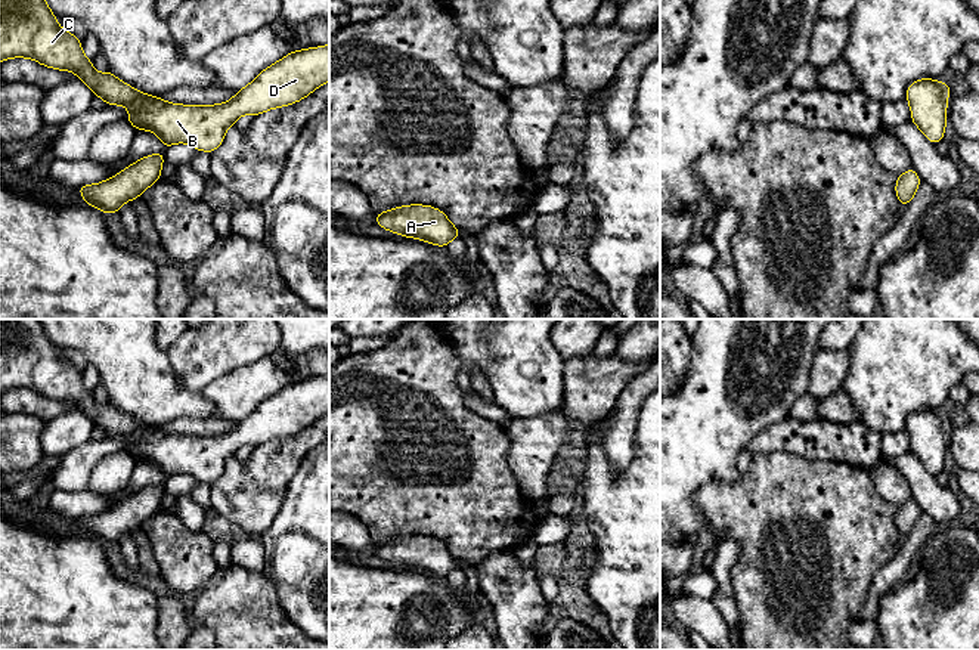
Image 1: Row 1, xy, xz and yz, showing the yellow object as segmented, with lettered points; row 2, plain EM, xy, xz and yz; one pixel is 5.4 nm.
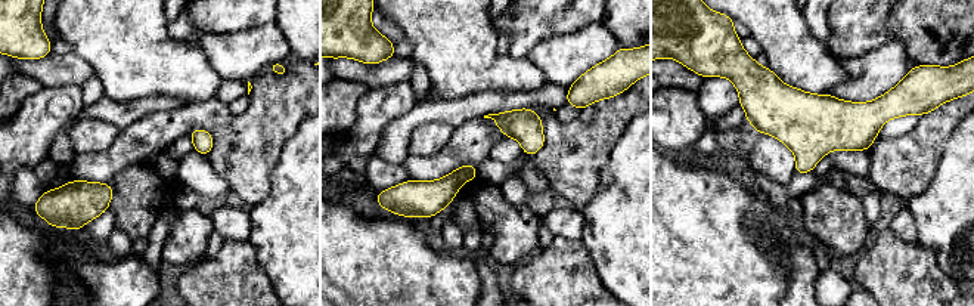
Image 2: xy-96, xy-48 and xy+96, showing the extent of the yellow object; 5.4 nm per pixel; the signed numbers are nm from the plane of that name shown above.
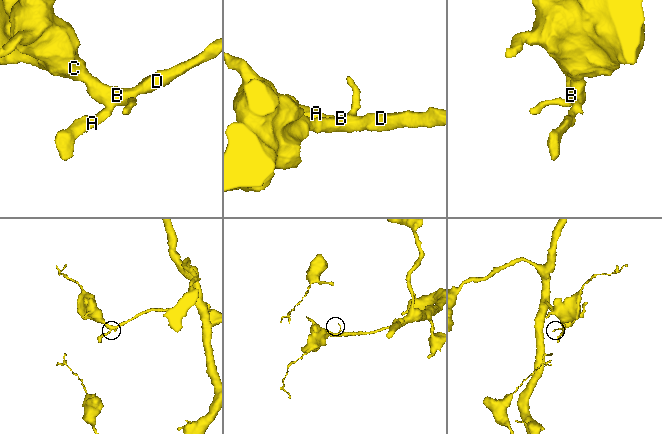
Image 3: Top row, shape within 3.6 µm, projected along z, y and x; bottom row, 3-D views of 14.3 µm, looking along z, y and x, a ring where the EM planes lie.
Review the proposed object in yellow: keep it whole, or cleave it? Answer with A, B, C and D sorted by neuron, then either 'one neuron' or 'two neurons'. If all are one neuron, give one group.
A B C D | one neuron

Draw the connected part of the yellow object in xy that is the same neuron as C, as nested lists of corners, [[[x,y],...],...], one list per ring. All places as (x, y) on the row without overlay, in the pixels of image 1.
[[[0,319],[0,393],[10,389],[34,390],[43,397],[75,403],[77,409],[84,412],[95,427],[105,431],[105,436],[127,437],[130,440],[130,446],[126,452],[128,452],[136,461],[155,462],[164,474],[164,480],[174,474],[189,474],[196,482],[210,485],[220,479],[224,471],[226,461],[233,456],[241,446],[250,445],[255,448],[269,440],[292,436],[303,431],[313,421],[329,412],[329,375],[325,375],[320,378],[289,383],[272,397],[264,399],[248,417],[236,422],[236,425],[224,434],[204,437],[170,434],[162,431],[159,427],[149,427],[143,422],[134,421],[130,415],[126,415],[108,400],[103,405],[97,405],[93,399],[92,390],[86,389],[83,384],[81,371],[56,355],[56,346],[46,335],[40,319]]]

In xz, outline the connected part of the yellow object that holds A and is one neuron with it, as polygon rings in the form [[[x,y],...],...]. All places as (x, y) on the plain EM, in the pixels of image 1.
[[[411,535],[375,544],[375,554],[396,566],[427,572],[440,579],[462,567],[462,561],[455,558],[443,542],[431,536]]]

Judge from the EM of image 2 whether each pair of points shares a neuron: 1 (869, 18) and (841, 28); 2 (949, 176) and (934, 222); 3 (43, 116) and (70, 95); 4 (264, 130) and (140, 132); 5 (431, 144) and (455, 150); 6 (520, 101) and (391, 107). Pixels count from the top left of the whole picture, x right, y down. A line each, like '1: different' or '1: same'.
1: same
2: same
3: same
4: same
5: different
6: different

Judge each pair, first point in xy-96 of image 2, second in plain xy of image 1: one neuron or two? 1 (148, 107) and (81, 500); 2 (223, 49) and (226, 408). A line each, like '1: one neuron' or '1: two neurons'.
1: two neurons
2: one neuron

